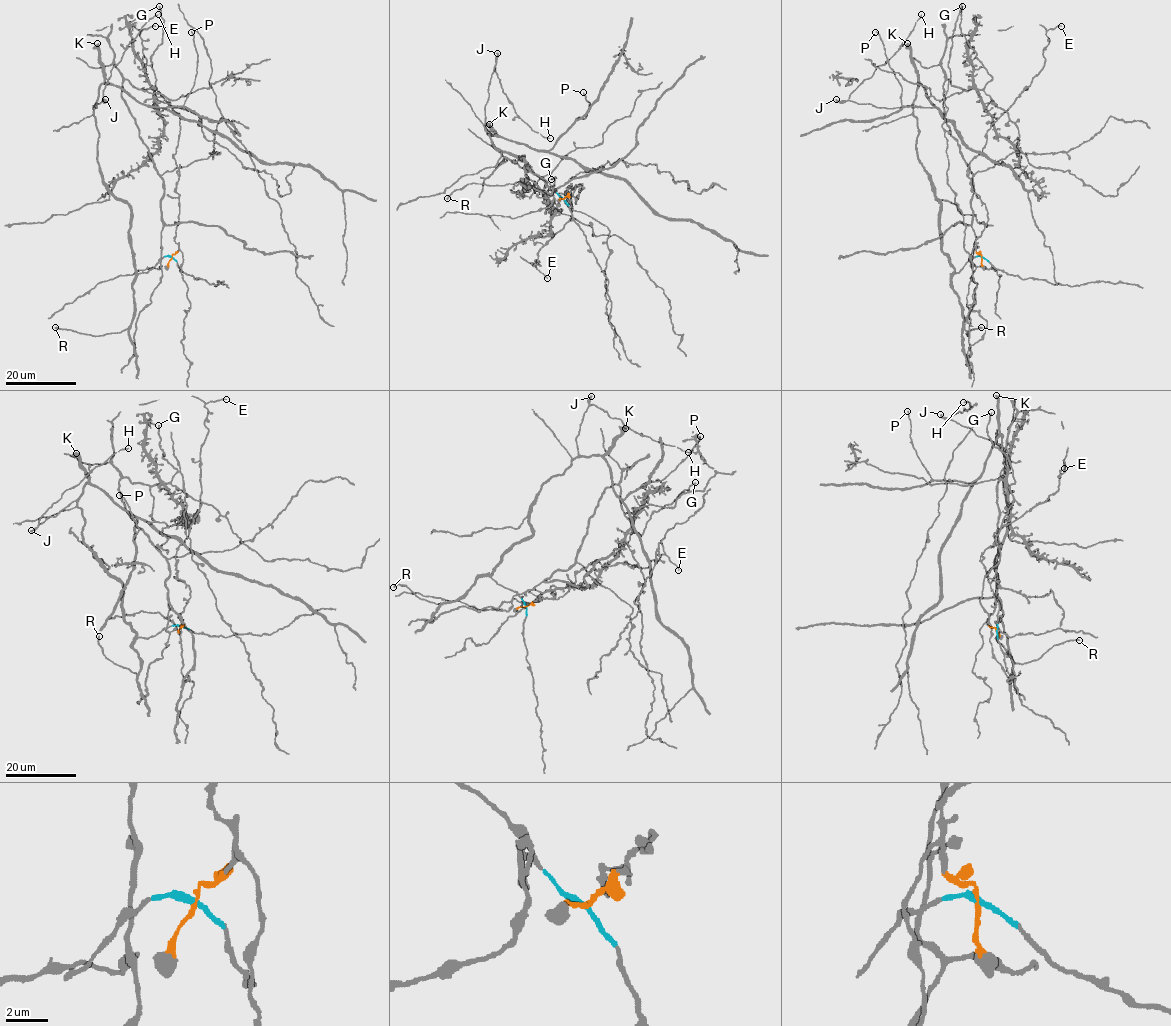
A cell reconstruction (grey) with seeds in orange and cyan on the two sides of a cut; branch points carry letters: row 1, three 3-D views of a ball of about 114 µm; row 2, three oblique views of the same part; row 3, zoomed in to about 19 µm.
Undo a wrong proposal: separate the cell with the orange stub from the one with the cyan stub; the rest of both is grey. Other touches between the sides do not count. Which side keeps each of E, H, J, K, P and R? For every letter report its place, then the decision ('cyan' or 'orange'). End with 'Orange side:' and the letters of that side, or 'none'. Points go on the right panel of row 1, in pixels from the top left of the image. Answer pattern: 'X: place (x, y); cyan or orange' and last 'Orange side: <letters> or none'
E: place (1061, 26); orange
H: place (921, 14); cyan
J: place (836, 99); cyan
K: place (907, 43); cyan
P: place (875, 32); cyan
R: place (981, 327); cyan
Orange side: E

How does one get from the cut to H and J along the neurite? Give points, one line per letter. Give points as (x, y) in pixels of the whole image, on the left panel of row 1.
H: (172, 257), (137, 272), (130, 207), (104, 181), (93, 115), (112, 68), (157, 14)
J: (172, 257), (146, 272), (134, 264), (130, 207), (104, 181), (98, 159), (93, 106), (105, 99)

